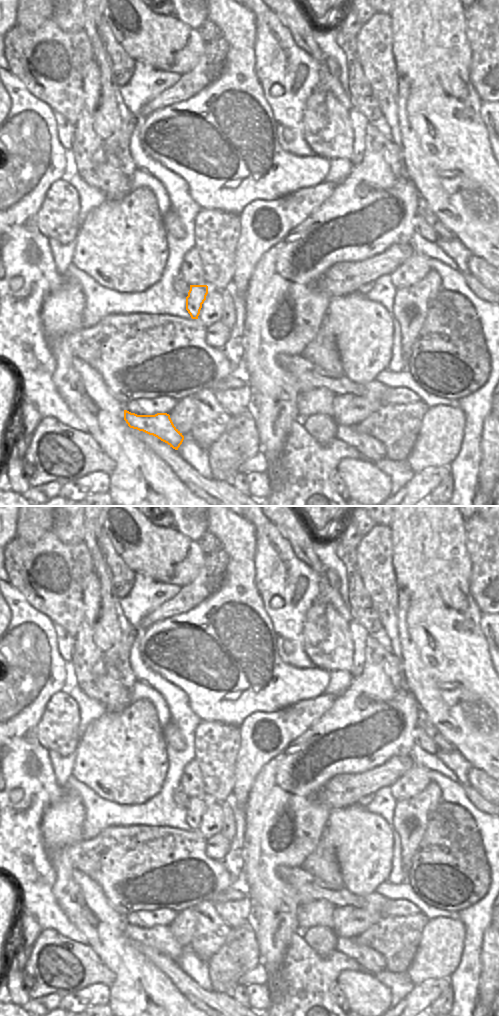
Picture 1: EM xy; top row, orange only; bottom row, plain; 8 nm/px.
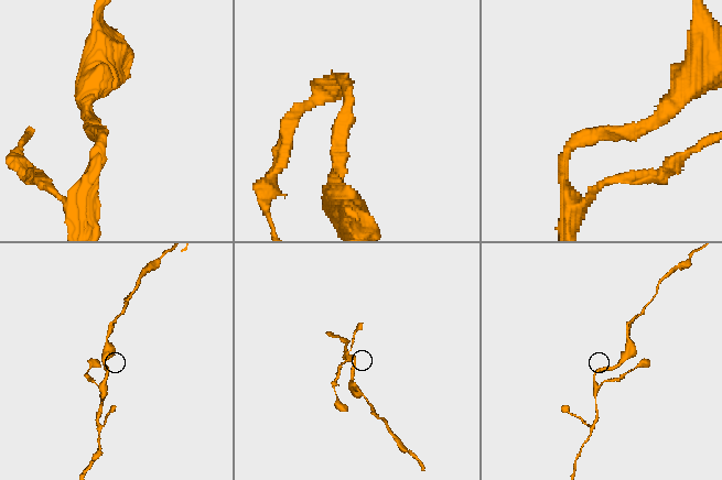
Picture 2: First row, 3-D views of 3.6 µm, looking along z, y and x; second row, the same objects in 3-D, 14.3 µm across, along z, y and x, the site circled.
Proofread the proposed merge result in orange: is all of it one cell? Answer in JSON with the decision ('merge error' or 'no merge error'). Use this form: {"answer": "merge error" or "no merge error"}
{"answer": "no merge error"}

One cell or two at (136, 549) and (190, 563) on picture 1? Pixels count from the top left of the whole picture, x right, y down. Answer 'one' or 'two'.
one

